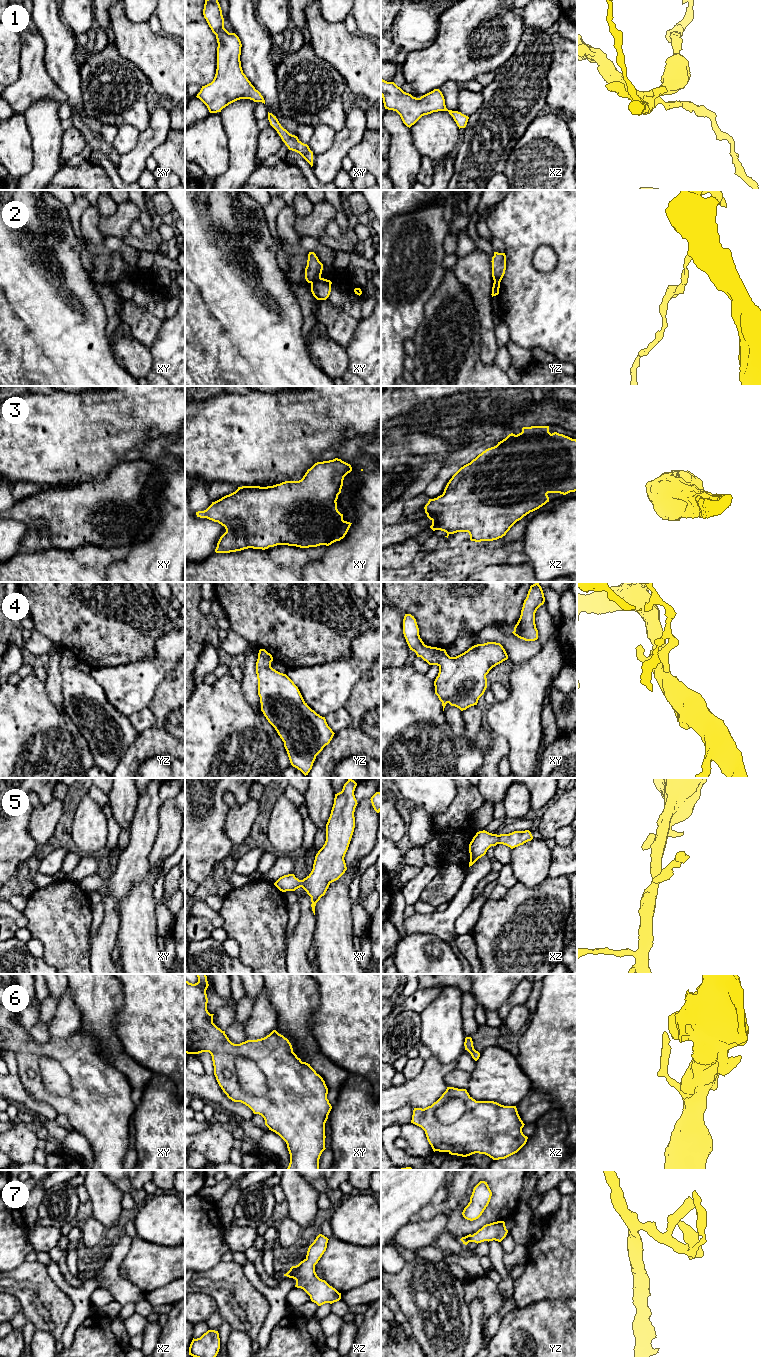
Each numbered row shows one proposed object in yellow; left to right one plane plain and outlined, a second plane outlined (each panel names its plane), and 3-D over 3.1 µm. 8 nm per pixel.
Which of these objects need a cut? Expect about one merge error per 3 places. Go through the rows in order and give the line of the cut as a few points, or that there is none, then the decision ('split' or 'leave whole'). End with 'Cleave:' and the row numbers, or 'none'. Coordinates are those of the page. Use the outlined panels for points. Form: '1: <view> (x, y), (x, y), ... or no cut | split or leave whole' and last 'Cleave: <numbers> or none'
1: no cut | leave whole
2: xy (320, 276), (311, 284) | split
3: no cut | leave whole
4: no cut | leave whole
5: no cut | leave whole
6: xy (237, 1056), (250, 1059), (262, 1072), (266, 1083), (264, 1096) | split
7: no cut | leave whole
Cleave: 2, 6

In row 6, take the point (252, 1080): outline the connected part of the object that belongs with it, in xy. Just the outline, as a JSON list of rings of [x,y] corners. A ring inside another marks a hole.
[[[237,1057],[235,1067],[244,1092],[257,1097],[267,1094],[266,1077],[253,1061],[244,1057]]]

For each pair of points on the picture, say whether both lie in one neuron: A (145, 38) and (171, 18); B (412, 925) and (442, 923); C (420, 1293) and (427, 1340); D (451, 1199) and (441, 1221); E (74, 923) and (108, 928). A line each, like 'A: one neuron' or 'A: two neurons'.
A: two neurons
B: one neuron
C: one neuron
D: two neurons
E: two neurons

